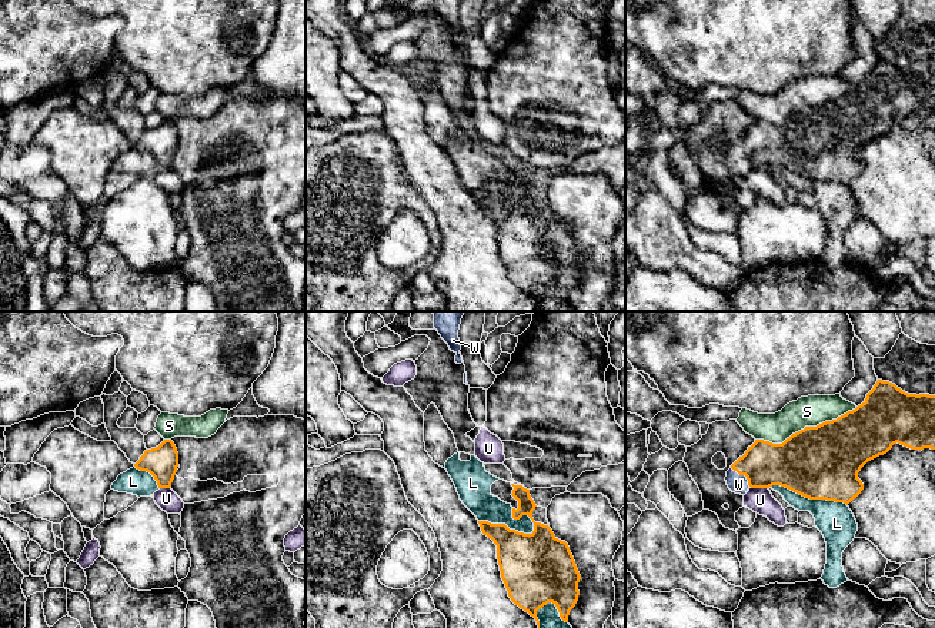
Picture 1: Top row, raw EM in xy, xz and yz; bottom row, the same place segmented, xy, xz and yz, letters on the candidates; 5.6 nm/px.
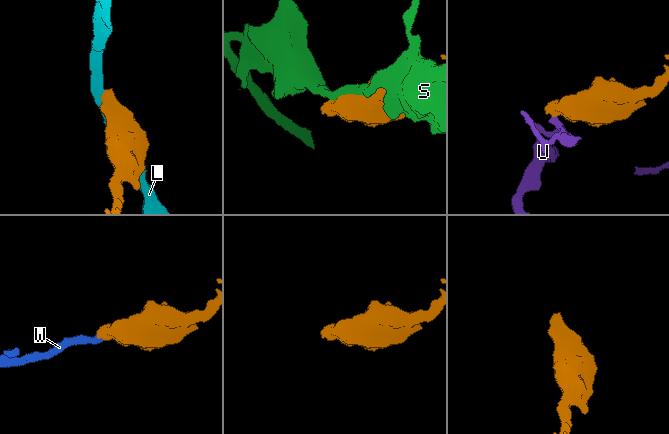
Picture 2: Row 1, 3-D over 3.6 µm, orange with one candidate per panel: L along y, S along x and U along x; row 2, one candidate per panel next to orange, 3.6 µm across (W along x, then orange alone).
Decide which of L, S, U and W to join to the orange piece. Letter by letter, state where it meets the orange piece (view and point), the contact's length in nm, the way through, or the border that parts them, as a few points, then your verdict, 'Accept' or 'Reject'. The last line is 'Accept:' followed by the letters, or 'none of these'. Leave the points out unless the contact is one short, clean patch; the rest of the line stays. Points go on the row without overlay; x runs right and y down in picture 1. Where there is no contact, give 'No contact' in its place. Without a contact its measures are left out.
L: Touches orange at xz (506, 206). Shared border 320 nm. Reject
S: Touches orange at yz (805, 107). Shared border 600 nm. Reject
U: Touches orange at yz (760, 167). Shared border 100 nm. Boundary: yz (751, 167), (767, 169). Reject
W: Touches orange at yz (743, 154). Shared border 160 nm. Path across: yz (764, 144), (743, 154), (738, 164). Accept
Accept: W

